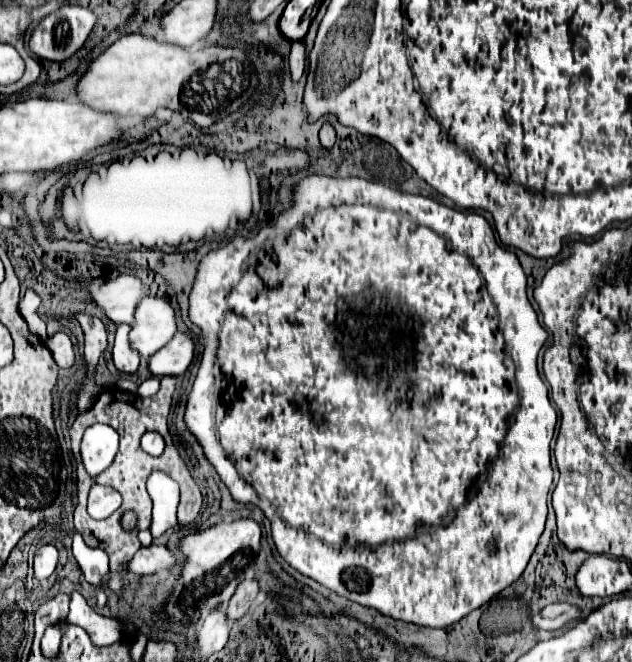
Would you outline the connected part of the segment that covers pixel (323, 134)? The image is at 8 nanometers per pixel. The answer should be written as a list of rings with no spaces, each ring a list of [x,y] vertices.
[[[323,124],[321,132],[319,132],[319,138],[321,138],[321,146],[323,146],[325,150],[331,150],[331,148],[333,148],[333,144],[335,144],[333,126],[329,126],[329,124]]]

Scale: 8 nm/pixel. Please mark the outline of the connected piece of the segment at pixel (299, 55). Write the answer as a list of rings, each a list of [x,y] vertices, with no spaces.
[[[293,42],[291,44],[289,70],[291,70],[291,80],[299,82],[299,78],[305,72],[305,46],[303,46],[303,42]]]

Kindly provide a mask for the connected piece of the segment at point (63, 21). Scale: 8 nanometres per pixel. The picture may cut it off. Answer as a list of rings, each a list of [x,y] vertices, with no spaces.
[[[61,4],[31,34],[31,52],[43,60],[67,60],[87,40],[97,16],[77,4]]]

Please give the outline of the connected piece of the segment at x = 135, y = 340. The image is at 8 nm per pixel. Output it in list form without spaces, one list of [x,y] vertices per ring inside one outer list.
[[[147,296],[135,308],[135,320],[129,332],[129,344],[139,356],[149,358],[163,348],[177,332],[175,310],[161,296]]]

